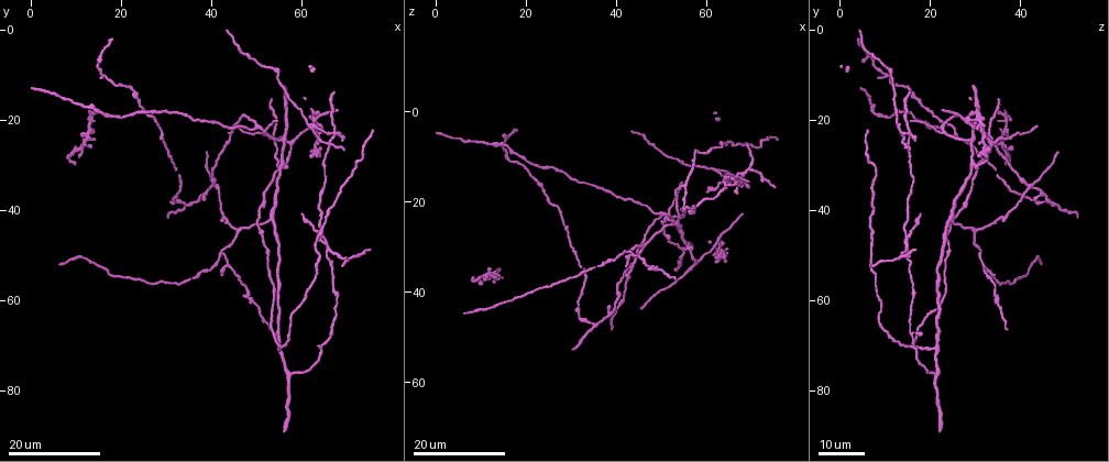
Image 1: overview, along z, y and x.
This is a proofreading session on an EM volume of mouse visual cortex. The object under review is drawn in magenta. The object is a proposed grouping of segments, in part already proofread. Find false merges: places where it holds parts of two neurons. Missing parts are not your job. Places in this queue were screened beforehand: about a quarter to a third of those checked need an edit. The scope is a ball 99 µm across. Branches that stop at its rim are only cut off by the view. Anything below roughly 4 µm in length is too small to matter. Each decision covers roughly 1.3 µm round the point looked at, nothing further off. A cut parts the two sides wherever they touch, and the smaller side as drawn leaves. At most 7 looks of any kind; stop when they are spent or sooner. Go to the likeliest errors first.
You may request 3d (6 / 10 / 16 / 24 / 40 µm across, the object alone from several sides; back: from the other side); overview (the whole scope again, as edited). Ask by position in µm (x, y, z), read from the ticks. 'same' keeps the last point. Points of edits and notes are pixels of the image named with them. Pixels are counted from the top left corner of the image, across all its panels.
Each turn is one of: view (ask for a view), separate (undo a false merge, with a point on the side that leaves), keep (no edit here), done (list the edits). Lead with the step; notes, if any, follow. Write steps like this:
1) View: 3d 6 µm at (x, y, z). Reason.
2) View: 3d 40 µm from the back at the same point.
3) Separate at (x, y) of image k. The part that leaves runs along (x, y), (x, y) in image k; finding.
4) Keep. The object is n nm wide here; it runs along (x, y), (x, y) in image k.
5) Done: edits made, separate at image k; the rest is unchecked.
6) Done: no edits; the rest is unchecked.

View: 3d 24 µm at (62.0, 22.0, 12.5). Side arm on a straight run.

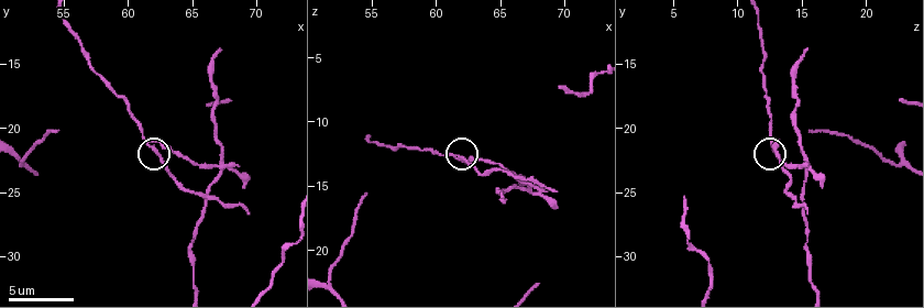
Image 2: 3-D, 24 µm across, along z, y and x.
View: 3d 6 µm at (62.2, 21.8, 12.6).

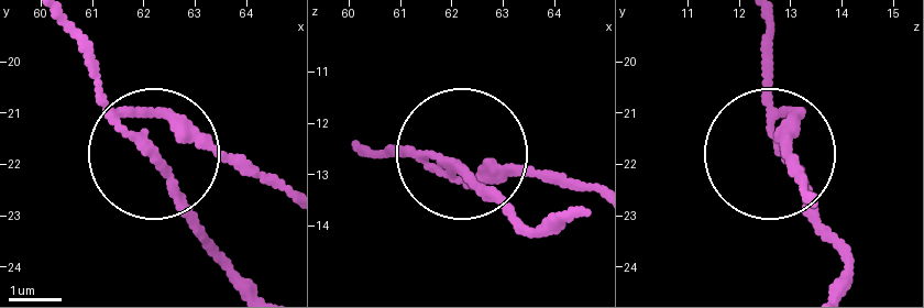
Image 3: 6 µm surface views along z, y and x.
Separate at (164, 168) of image 3. The part that leaves runs along (110, 108), (75, 20) in image 3; a second neuron is stuck on.

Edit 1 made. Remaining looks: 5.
View: 3d 10 µm at (67.4, 23.0, 15.0). Four or more arms meet.

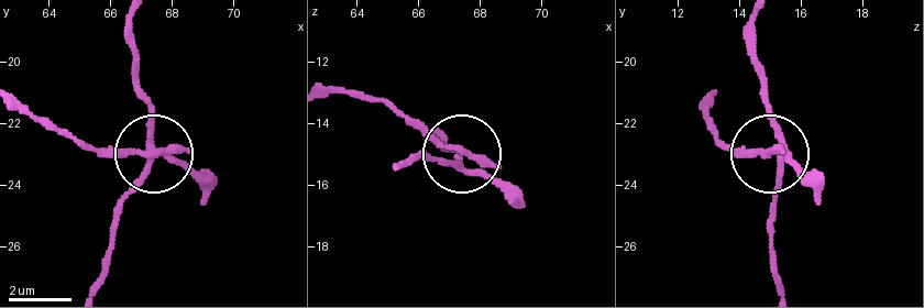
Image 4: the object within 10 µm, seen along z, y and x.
Keep. The object is 240 nm wide here; it runs along (782, 288), (769, 265), (777, 194), (771, 155), (813, 191) in image 4; all the same neuron.

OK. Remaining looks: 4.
View: 3d 24 µm at (42.0, 49.5, 31.0). A fork.

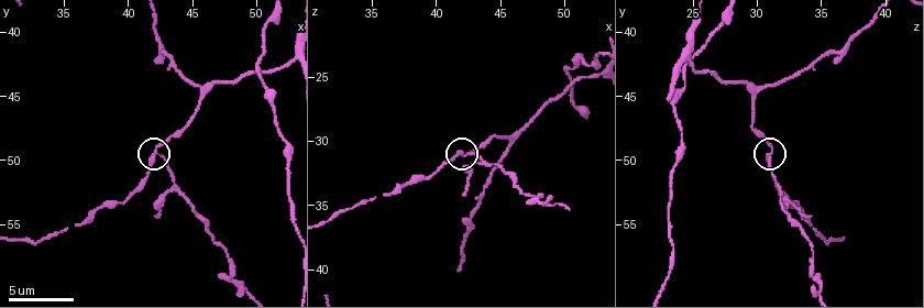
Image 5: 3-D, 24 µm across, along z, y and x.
View: 3d 10 µm at (42.0, 49.4, 31.0). Closer look.

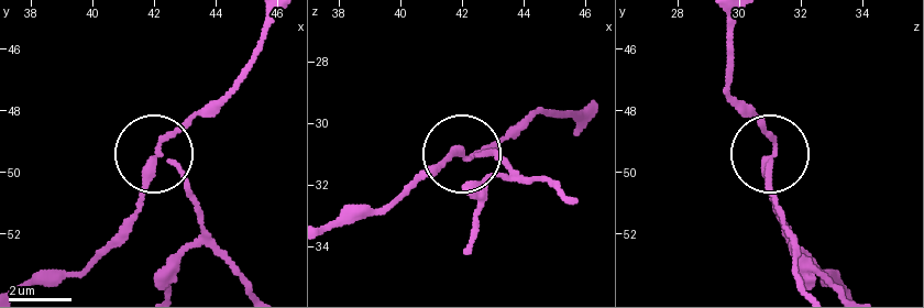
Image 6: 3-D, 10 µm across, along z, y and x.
Separate at (190, 191) of image 6. The object is 190 nm wide here; the part that leaves runs along (164, 156), (182, 177), (213, 249), (245, 288) in image 6; two neurons meet here.

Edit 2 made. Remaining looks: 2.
Done: edits made, separate at image 3, separate at image 6; the rest is unchecked.

